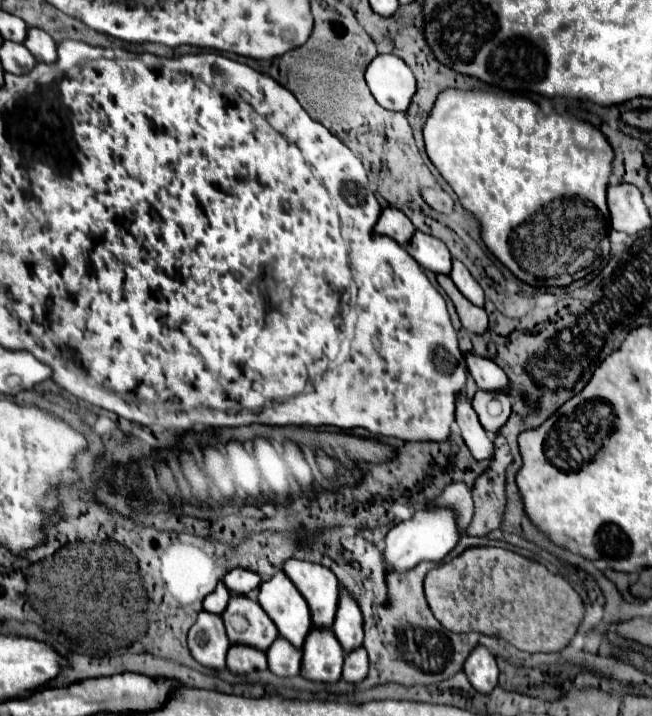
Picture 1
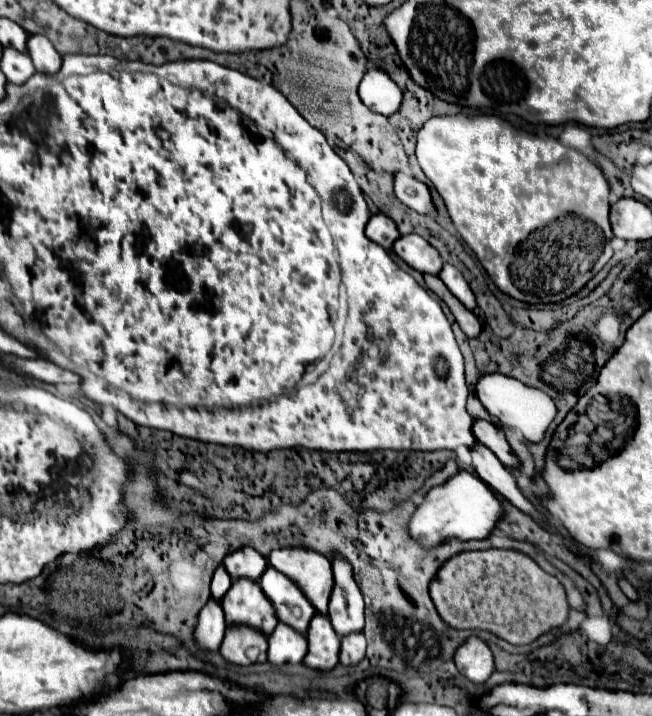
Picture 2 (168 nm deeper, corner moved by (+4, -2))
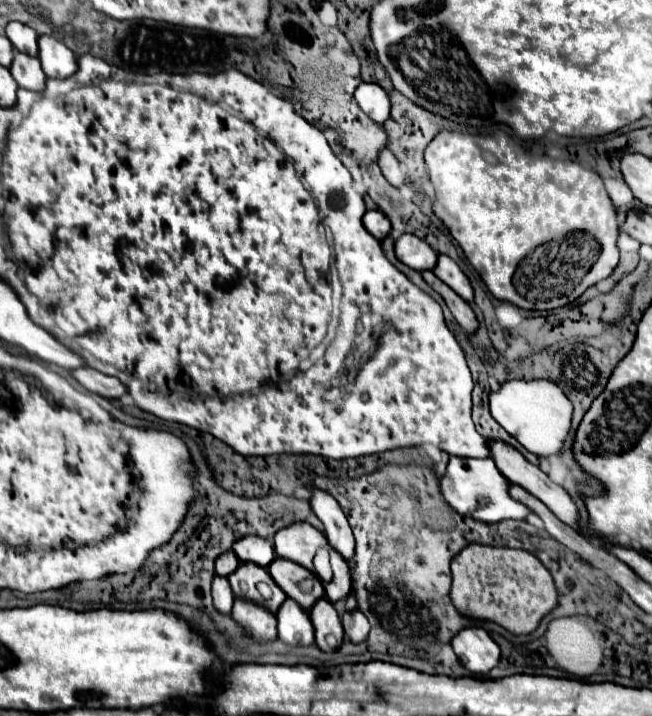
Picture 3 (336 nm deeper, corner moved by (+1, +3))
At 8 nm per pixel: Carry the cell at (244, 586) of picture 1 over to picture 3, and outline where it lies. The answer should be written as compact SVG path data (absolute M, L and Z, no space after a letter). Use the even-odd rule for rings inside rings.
M242 537L238 539L238 543L234 543L232 551L236 553L236 557L244 563L258 563L260 567L268 567L274 561L274 547L262 539L262 537Z

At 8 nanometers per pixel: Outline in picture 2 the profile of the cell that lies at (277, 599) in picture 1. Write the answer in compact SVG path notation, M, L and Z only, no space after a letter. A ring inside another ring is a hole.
M269 566L259 584L267 598L271 598L281 622L295 626L299 632L309 628L309 622L317 610L291 578Z

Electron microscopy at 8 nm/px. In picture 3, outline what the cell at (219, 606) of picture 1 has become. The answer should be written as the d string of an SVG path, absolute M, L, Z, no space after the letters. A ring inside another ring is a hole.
M226 551L226 553L222 553L222 557L216 559L216 573L220 577L228 577L238 565L240 565L240 561L234 555L234 551Z

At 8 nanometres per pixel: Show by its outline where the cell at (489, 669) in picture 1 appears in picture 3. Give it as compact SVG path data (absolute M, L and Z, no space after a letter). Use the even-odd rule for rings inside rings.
M482 627L462 629L452 639L452 647L460 663L468 671L478 675L486 675L490 669L496 667L500 659L500 647L492 641L492 637Z

